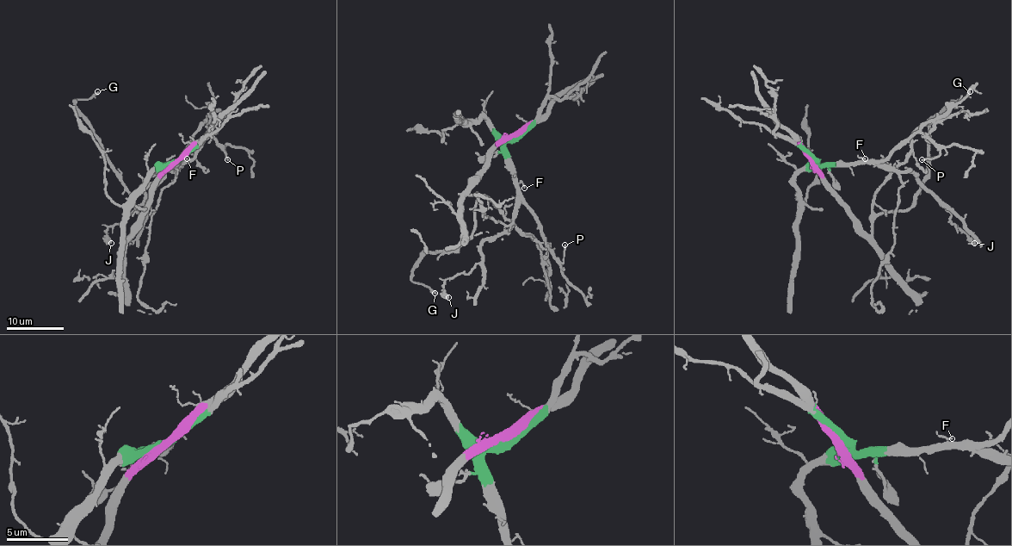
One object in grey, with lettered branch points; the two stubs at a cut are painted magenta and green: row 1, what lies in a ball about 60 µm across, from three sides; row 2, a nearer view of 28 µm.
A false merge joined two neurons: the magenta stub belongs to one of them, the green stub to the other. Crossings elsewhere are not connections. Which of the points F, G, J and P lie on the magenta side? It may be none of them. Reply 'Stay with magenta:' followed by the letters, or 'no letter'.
Stay with magenta: G

